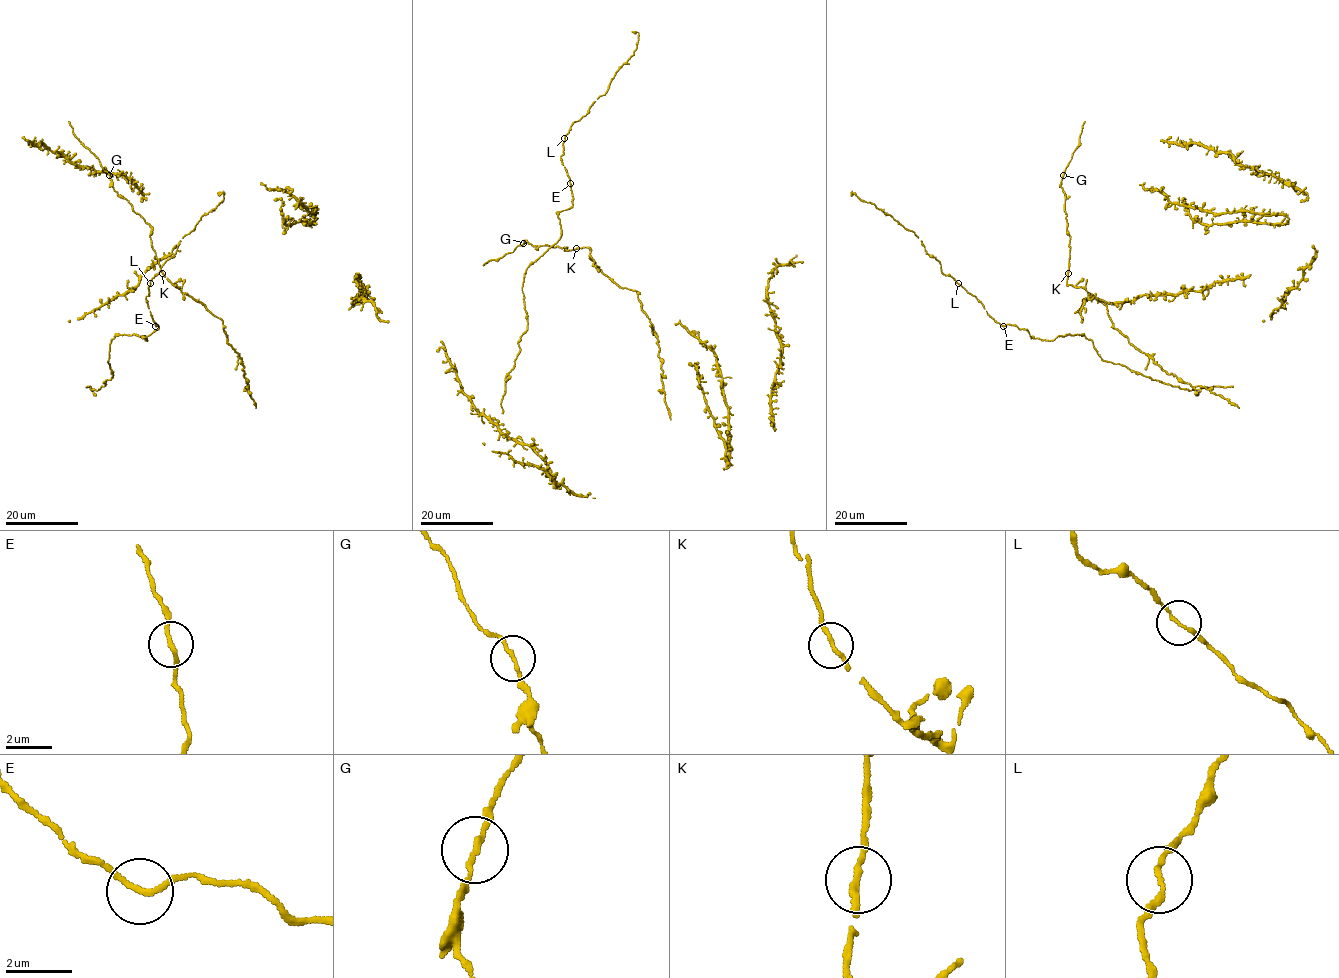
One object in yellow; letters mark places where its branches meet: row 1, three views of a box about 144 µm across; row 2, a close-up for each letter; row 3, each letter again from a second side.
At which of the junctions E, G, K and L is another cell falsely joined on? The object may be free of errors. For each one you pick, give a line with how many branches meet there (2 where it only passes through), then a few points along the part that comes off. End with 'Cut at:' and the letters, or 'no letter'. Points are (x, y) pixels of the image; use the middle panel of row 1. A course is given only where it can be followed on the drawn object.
Cut at: no letter

